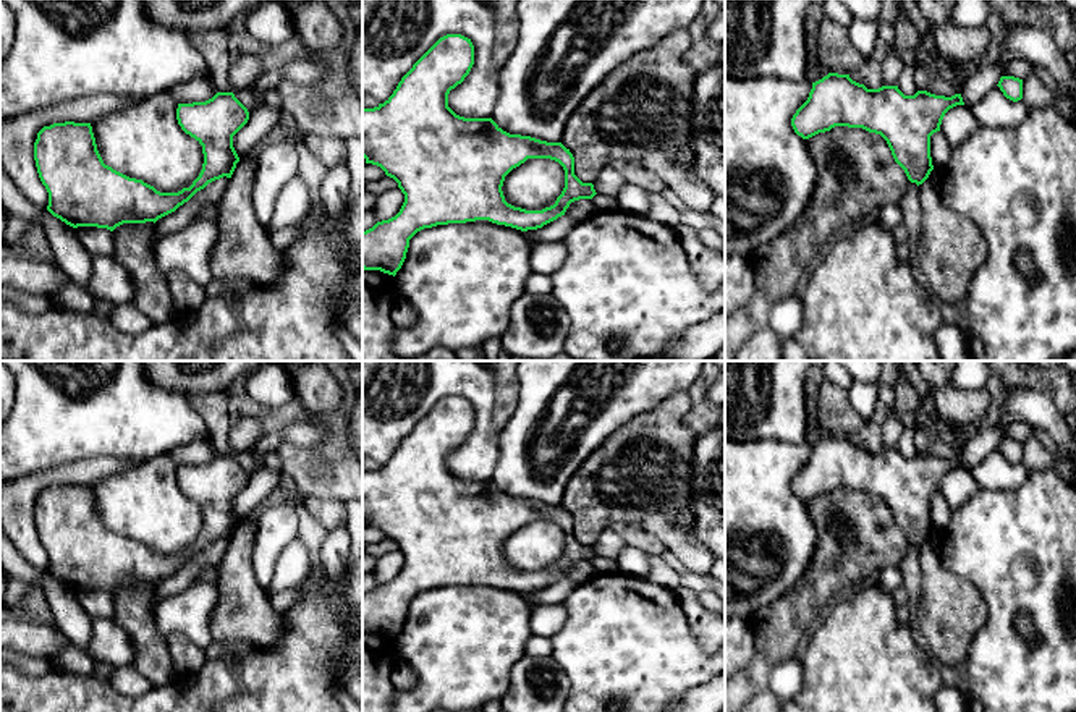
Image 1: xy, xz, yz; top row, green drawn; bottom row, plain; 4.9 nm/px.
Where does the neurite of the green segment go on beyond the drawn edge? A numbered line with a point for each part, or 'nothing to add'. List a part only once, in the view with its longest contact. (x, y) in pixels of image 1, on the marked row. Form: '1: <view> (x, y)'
nothing to add

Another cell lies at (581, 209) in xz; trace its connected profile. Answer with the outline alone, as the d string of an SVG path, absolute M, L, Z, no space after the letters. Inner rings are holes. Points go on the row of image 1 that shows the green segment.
M591 199L574 201L565 212L565 215L570 215L578 222L589 218L592 214L595 214L595 207Z

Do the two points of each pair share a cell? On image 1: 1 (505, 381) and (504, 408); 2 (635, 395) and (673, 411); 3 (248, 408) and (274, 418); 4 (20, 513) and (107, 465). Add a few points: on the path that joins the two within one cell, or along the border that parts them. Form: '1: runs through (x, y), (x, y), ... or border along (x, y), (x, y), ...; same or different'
1: runs through (505, 387), (505, 402); same
2: border along (686, 389), (675, 390), (625, 423); different
3: runs through (254, 410), (267, 416); same
4: runs through (33, 489), (42, 479), (52, 476), (83, 473); same

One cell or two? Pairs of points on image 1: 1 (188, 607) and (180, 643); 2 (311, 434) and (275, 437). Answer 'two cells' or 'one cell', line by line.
1: two cells
2: one cell

